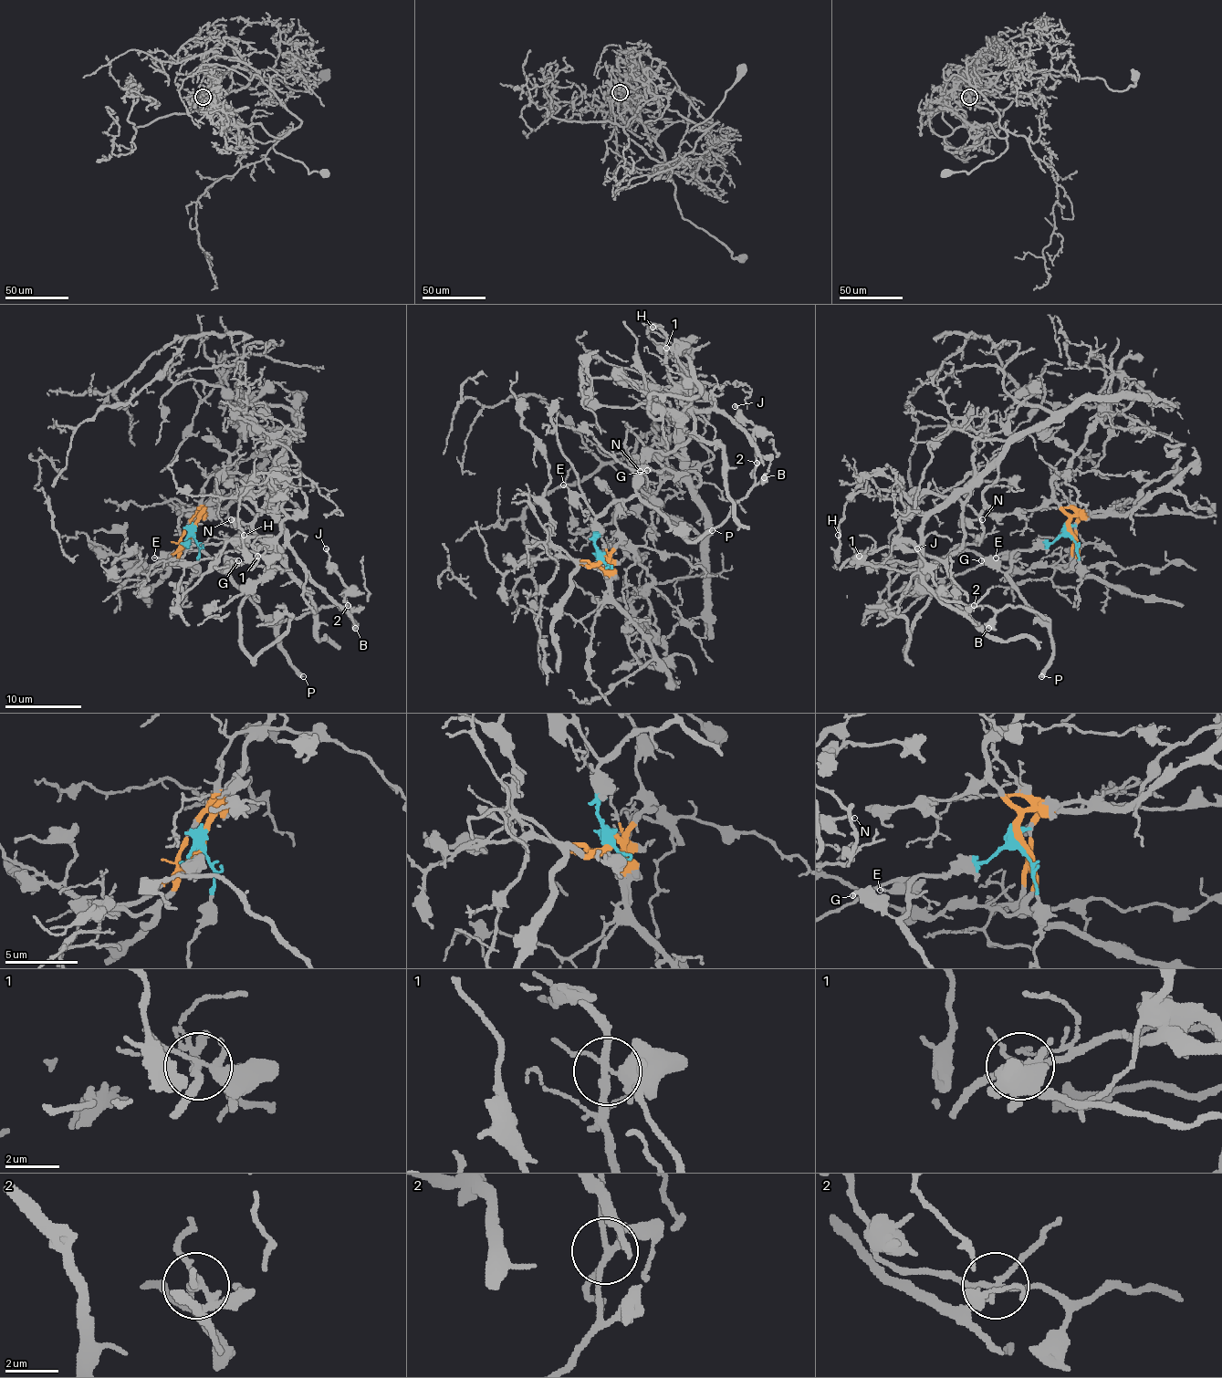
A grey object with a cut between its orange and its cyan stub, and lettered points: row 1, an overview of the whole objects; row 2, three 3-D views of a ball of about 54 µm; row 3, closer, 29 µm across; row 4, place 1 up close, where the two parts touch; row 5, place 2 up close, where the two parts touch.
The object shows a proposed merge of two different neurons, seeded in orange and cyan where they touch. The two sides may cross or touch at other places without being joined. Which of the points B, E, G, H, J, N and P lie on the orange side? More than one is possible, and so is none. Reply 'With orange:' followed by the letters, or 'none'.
With orange: H, N

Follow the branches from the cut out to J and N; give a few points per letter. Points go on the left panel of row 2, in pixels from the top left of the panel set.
J: (193, 532), (186, 548), (200, 549), (264, 615), (281, 621), (321, 607), (348, 605), (346, 586), (325, 548)
N: (193, 532), (236, 448), (240, 398), (279, 382), (296, 398), (296, 436), (279, 486), (250, 523), (231, 519)

